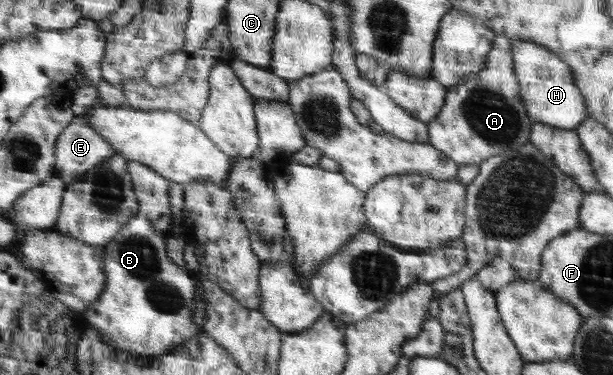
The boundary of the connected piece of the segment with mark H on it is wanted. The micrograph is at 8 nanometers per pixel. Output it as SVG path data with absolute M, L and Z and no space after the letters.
M514 40L512 43L515 76L519 78L519 92L531 119L560 129L578 128L590 115L586 98L575 84L574 72L567 62L536 42Z

